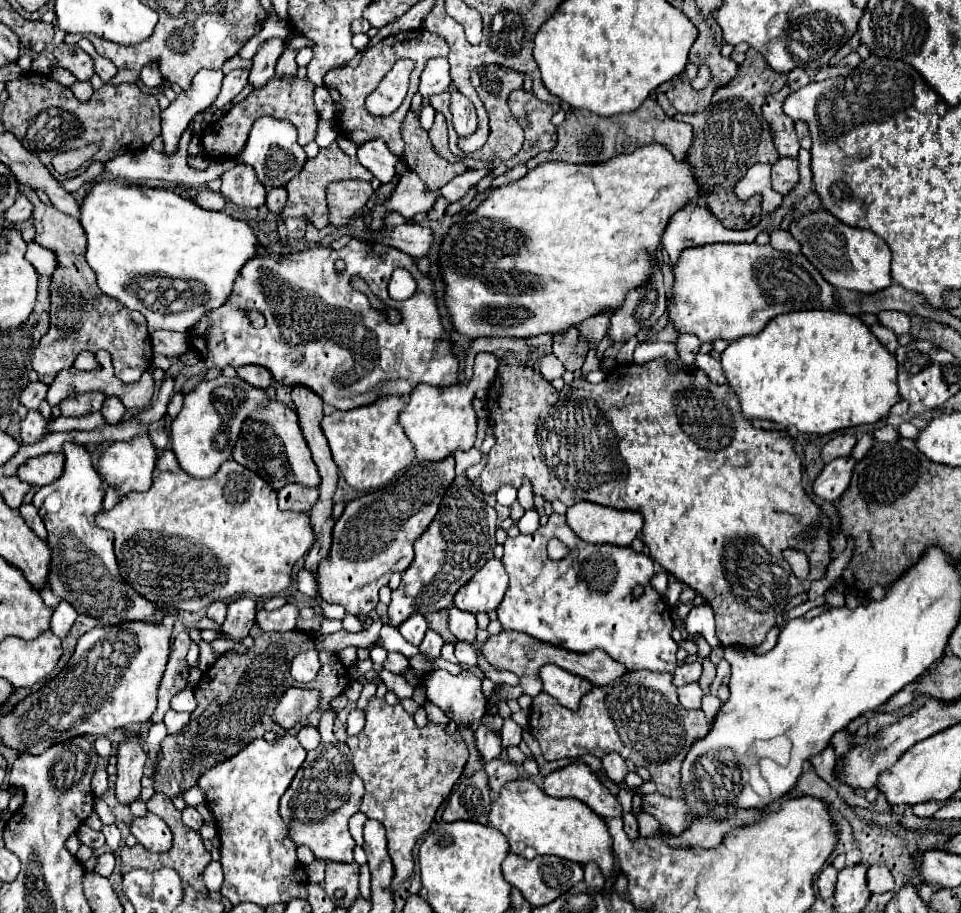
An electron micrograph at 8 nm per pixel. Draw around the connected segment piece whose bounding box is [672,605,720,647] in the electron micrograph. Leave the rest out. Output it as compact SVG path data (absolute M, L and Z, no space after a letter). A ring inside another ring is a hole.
M700 605L700 607L692 607L690 615L686 619L681 619L676 609L672 612L672 619L674 622L680 622L686 631L690 635L696 635L696 633L702 633L706 637L706 641L710 643L710 647L718 647L720 641L714 633L714 613L712 613L712 607L710 605Z

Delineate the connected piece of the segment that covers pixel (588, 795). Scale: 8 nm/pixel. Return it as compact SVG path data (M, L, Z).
M574 763L546 775L544 791L550 797L572 797L586 803L602 819L622 817L622 807L616 797L598 781L592 769L584 763Z

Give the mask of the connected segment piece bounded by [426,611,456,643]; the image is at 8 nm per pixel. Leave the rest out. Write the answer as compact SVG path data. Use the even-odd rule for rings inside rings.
M436 611L436 613L430 613L426 615L426 621L430 625L430 629L434 629L442 639L444 643L456 643L456 637L452 635L452 631L448 629L448 621L446 621L446 611Z

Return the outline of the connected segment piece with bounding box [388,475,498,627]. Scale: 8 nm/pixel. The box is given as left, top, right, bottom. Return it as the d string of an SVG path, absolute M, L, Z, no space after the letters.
M466 475L456 477L442 499L438 515L414 541L414 561L402 573L402 583L398 589L392 591L392 601L388 605L390 625L400 627L400 623L414 615L416 601L418 607L446 609L448 605L452 605L456 591L466 585L472 575L488 561L488 551L490 557L494 557L492 549L496 547L496 525L496 509L486 503L480 485L470 481Z

